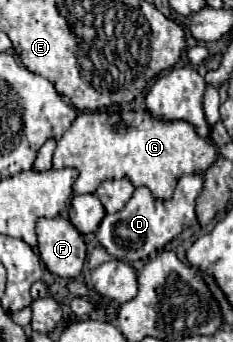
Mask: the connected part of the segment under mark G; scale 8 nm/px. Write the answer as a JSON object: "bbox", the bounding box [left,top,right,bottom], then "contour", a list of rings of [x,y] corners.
{"bbox":[53,110,217,198],"contour":[[[145,110],[127,116],[127,122],[121,114],[81,112],[59,140],[53,152],[53,168],[75,168],[79,172],[73,194],[93,194],[103,180],[127,178],[133,186],[145,184],[157,198],[169,198],[181,174],[205,172],[213,158],[217,158],[217,146],[207,138],[197,138],[187,122],[153,122]]]}

